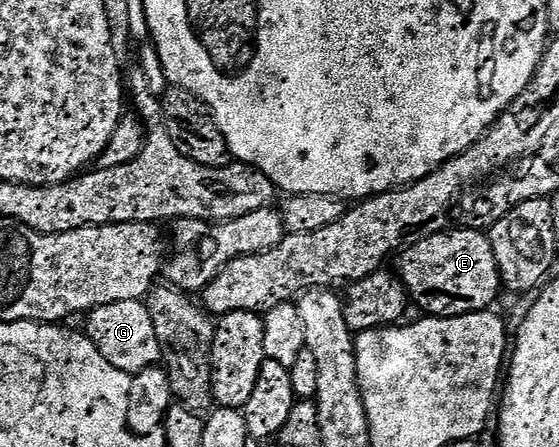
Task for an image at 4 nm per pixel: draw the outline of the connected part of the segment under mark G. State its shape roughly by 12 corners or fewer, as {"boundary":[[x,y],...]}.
{"boundary":[[144,300],[98,305],[84,332],[99,355],[132,375],[161,348]]}

